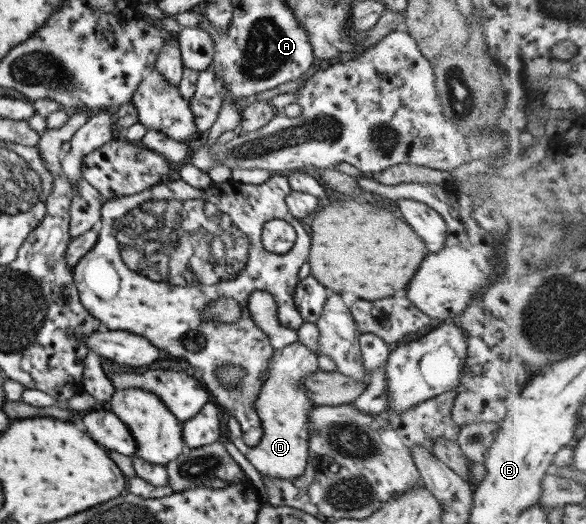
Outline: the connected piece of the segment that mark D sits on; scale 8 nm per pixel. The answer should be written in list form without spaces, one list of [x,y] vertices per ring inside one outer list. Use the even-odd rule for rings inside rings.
[[[295,341],[281,349],[274,349],[266,369],[269,369],[269,376],[263,381],[253,406],[262,431],[257,445],[249,447],[243,443],[238,421],[233,414],[226,417],[227,433],[230,433],[231,443],[260,475],[271,479],[295,479],[306,467],[309,439],[307,423],[309,411],[314,407],[302,383],[307,375],[318,369],[317,355]]]

